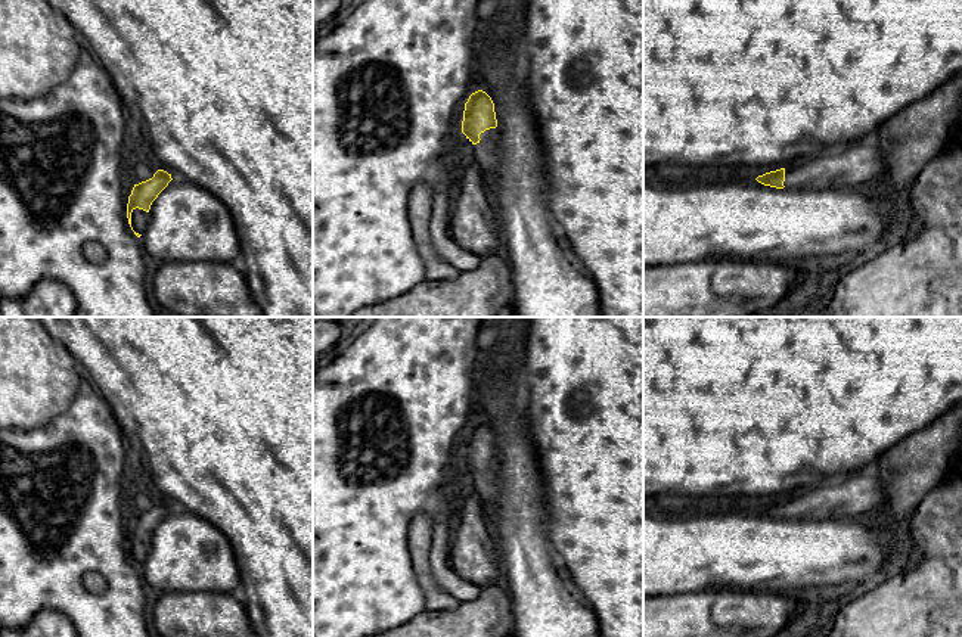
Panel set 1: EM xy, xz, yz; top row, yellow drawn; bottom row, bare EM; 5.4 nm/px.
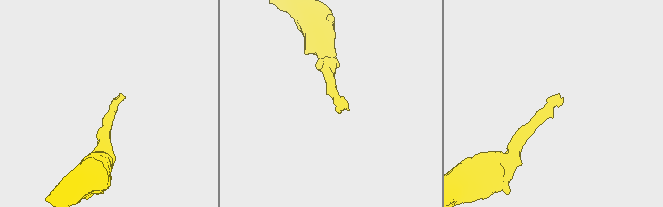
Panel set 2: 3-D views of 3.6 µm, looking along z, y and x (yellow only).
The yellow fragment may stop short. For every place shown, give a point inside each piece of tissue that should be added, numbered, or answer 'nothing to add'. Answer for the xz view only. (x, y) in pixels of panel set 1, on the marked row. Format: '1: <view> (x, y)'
1: xz (486, 154)

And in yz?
1: yz (857, 165)

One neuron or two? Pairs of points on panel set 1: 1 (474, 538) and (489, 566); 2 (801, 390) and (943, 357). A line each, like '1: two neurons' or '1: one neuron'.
1: one neuron
2: one neuron

